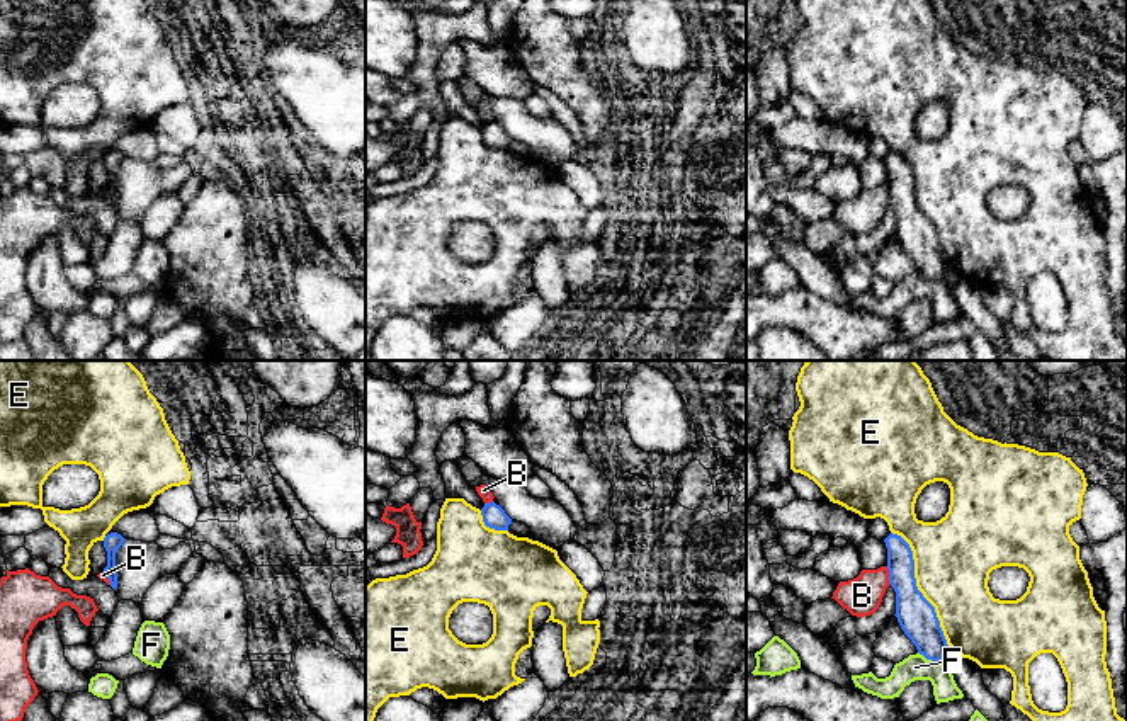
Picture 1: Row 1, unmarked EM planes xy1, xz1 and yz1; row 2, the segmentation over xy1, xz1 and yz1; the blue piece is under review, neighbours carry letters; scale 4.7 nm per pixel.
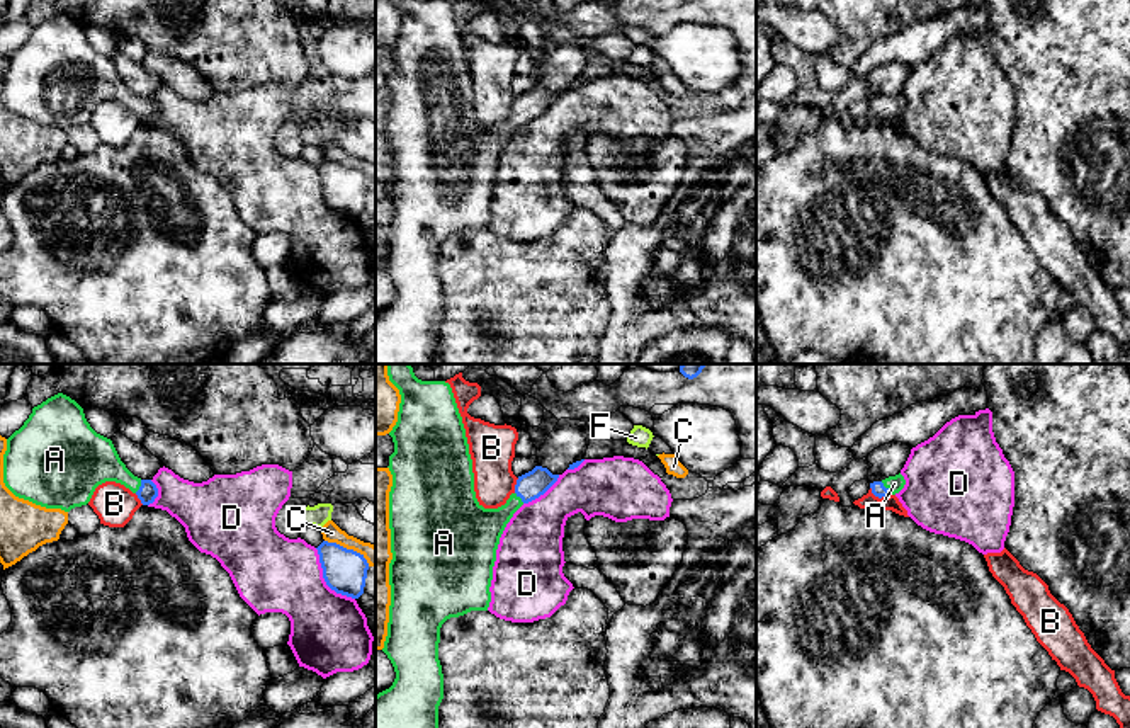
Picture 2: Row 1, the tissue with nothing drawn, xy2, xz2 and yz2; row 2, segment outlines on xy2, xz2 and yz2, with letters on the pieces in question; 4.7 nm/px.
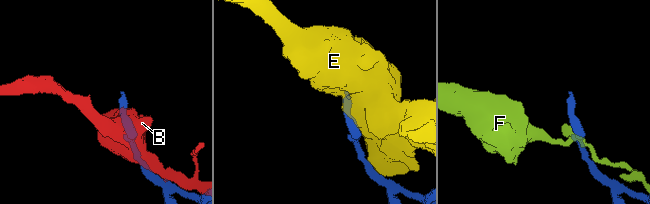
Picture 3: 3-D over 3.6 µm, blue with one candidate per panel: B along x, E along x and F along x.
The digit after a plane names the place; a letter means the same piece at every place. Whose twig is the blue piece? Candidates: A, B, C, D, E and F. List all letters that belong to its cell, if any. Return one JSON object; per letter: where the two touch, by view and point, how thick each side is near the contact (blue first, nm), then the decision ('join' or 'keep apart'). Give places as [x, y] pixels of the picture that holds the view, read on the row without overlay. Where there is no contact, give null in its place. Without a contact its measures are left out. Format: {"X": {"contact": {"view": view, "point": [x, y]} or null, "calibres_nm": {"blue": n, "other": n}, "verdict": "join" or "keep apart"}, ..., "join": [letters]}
{"A": {"contact": {"view": "yz2", "point": [887, 108]}, "calibres_nm": {"blue": 70, "other": 80}, "verdict": "join"}, "B": {"contact": {"view": "yz2", "point": [879, 116]}, "calibres_nm": {"blue": 70, "other": 70}, "verdict": "keep apart"}, "C": {"contact": {"view": "xy2", "point": [349, 169]}, "calibres_nm": {"blue": 200, "other": 90}, "verdict": "keep apart"}, "D": {"contact": {"view": "xy2", "point": [325, 199]}, "calibres_nm": {"blue": 200, "other": 360}, "verdict": "keep apart"}, "E": {"contact": {"view": "yz1", "point": [917, 208]}, "calibres_nm": {"blue": 180, "other": 380}, "verdict": "keep apart"}, "F": {"contact": {"view": "yz1", "point": [930, 278]}, "calibres_nm": {"blue": 180, "other": 120}, "verdict": "keep apart"}, "join": ["A"]}

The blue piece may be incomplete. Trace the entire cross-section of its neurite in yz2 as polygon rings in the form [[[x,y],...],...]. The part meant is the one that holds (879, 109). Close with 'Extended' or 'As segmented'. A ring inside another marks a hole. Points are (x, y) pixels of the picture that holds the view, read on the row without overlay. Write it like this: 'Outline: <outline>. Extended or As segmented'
Outline: [[[899,92],[896,95],[889,95],[882,100],[870,102],[872,112],[879,117],[899,112],[906,104],[904,95]]]. Extended

